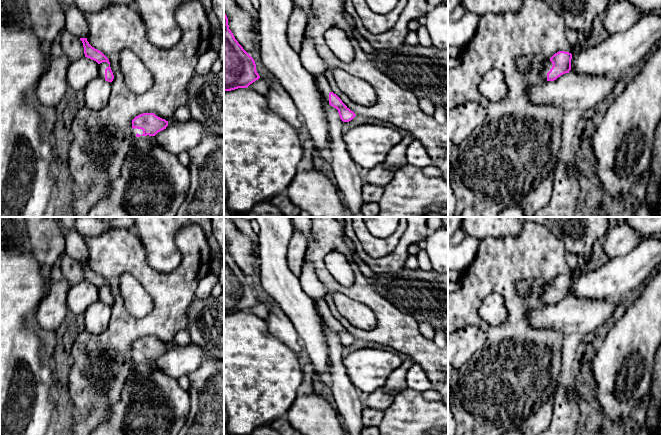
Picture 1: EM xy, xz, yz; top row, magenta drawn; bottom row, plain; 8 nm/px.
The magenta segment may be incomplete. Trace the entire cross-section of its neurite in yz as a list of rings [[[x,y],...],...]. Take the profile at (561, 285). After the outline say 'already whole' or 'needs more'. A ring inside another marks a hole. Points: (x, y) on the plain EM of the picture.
[[[565,275],[555,277],[539,294],[543,304],[554,305],[571,294],[572,278]]] | needs more

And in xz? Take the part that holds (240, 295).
[[[224,237],[224,316],[247,312],[259,302],[254,283],[235,263]]] | already whole

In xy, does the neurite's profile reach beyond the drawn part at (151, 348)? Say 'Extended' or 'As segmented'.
Extended

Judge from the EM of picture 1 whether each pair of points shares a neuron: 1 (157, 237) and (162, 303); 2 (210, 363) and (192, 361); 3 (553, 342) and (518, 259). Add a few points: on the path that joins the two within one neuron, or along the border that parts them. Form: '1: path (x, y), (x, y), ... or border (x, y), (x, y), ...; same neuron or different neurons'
1: border (145, 253), (158, 271), (170, 272), (181, 261); different neurons
2: border (208, 355), (195, 369), (186, 374); different neurons
3: path (529, 332), (517, 320), (510, 283); same neuron

